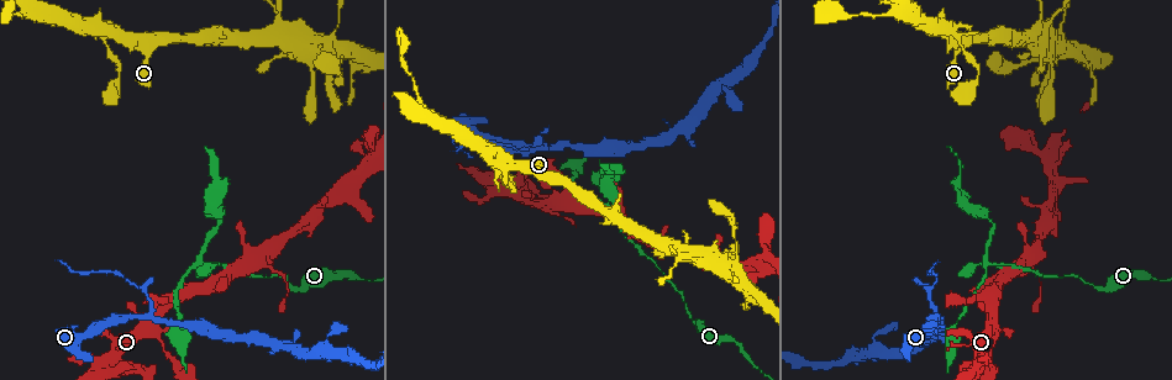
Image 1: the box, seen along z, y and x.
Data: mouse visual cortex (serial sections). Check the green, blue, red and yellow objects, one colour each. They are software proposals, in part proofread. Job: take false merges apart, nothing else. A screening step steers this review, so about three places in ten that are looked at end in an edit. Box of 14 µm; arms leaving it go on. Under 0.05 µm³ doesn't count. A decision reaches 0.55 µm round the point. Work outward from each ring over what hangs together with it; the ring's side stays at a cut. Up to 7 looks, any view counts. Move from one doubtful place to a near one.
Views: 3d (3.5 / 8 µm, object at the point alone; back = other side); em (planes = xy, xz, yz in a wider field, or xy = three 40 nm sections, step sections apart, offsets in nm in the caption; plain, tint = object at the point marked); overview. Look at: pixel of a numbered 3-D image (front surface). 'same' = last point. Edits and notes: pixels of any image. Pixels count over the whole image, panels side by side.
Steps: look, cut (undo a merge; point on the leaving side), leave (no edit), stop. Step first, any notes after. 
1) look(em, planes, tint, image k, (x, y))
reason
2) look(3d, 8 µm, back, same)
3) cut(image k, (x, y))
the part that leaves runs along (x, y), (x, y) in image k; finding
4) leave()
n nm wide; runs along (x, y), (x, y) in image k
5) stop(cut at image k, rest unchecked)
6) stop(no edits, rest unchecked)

look(3d, 3.5 µm, image 1, (498, 167))
abrupt turn

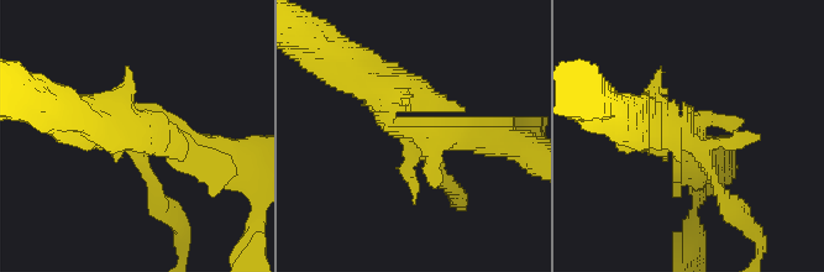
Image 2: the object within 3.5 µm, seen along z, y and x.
look(em, planes, plain, image 2, (418, 132))
now the EM

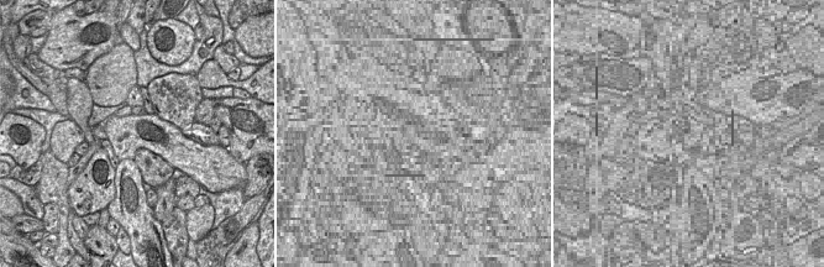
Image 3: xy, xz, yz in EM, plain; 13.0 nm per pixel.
look(em, planes, tint, same)

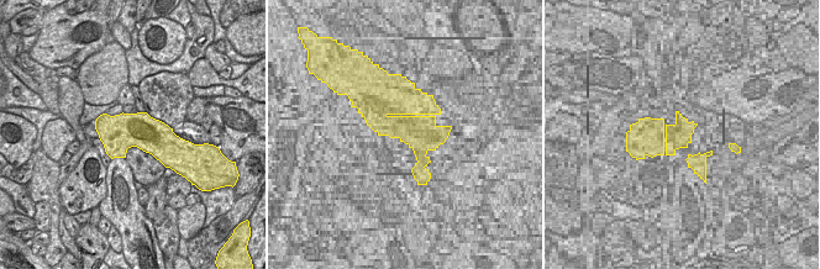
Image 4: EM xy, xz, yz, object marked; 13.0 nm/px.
leave()
480 nm wide; runs along (489, 137), (394, 127), (365, 80) in image 2; one cell here

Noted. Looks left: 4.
look(3d, 8 µm, image 1, (146, 315))
side arm on a straight run

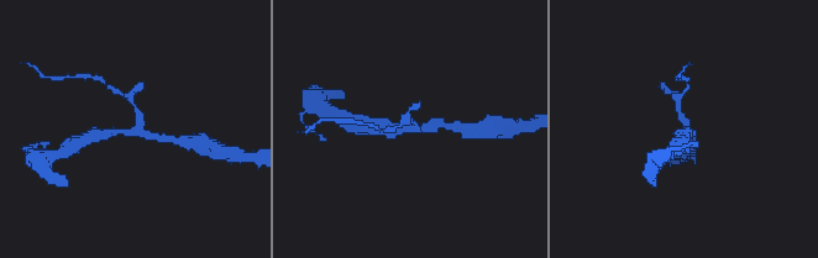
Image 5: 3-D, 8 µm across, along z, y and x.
look(em, xy, step 5, tint, image 5, (134, 132))

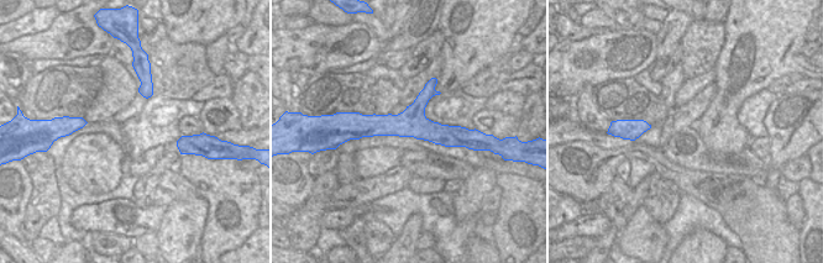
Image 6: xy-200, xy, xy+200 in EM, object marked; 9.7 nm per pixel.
cut(image 5, (676, 96))
arms of 150, 250, 350 nm; the part that leaves runs along (685, 125), (677, 101), (686, 89) in image 5; a second cell is stuck on

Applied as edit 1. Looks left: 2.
look(3d, 3.5 µm, image 1, (994, 329))
three arms meet

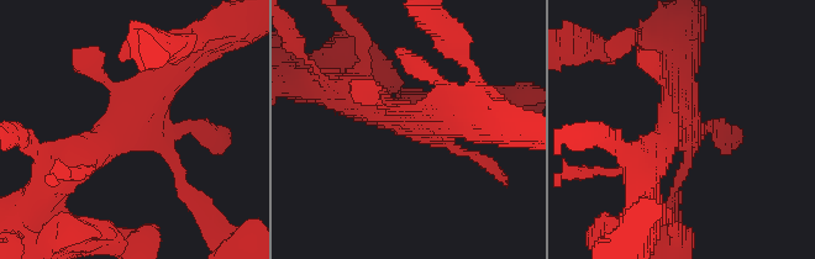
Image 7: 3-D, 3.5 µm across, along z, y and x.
look(em, xy, step 3, tint, image 7, (424, 131))
now the EM

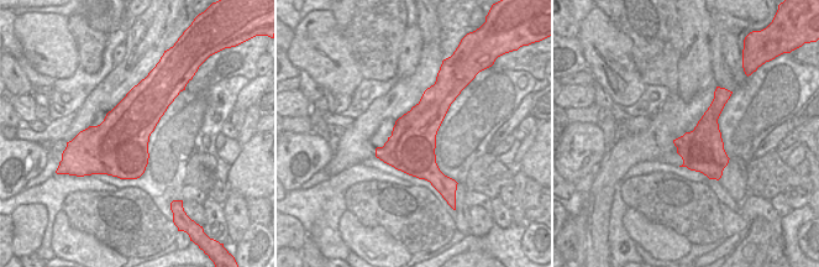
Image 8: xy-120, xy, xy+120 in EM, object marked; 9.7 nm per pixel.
leave()
runs along (82, 158), (126, 125), (150, 132), (188, 196) in image 7; one cell here

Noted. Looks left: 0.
stop(cut at image 5, rest unchecked)

